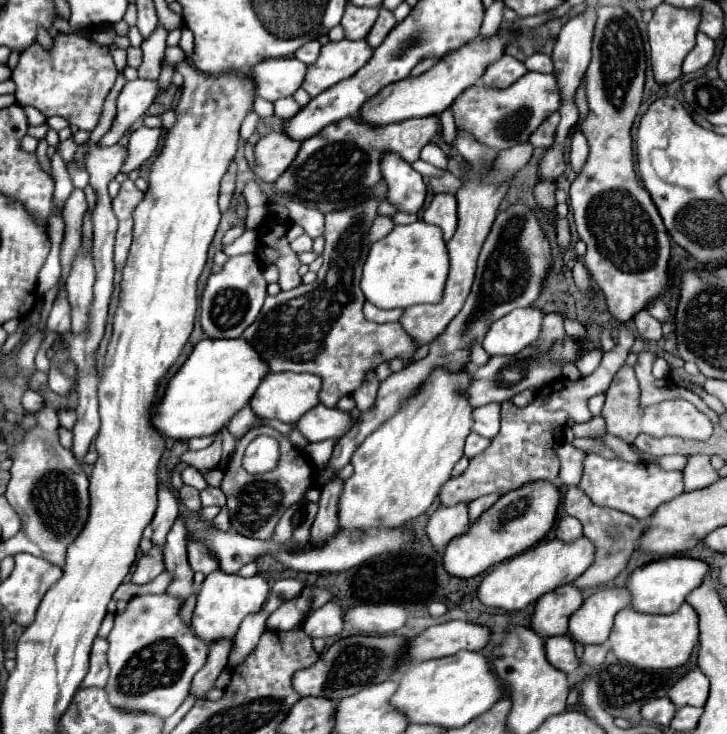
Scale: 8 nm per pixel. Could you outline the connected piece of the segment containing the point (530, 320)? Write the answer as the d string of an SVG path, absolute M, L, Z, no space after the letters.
M537 307L511 311L509 315L493 323L493 327L489 327L481 345L491 357L517 355L539 337L541 321L543 321L543 313Z

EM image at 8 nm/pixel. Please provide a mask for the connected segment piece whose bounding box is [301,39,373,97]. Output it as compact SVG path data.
M349 39L329 41L321 47L319 59L307 67L301 87L311 97L317 97L339 81L353 77L371 59L371 55L373 51L369 51L369 45L363 39L353 43Z

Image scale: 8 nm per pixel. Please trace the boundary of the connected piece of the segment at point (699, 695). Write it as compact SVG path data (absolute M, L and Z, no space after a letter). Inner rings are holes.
M691 671L687 673L671 691L669 691L669 699L677 705L677 707L705 707L709 695L709 679L699 671Z

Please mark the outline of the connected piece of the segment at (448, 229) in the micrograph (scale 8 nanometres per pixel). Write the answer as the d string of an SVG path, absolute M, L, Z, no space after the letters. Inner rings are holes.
M435 195L423 213L423 221L443 229L443 239L449 241L457 229L457 201L453 195Z

